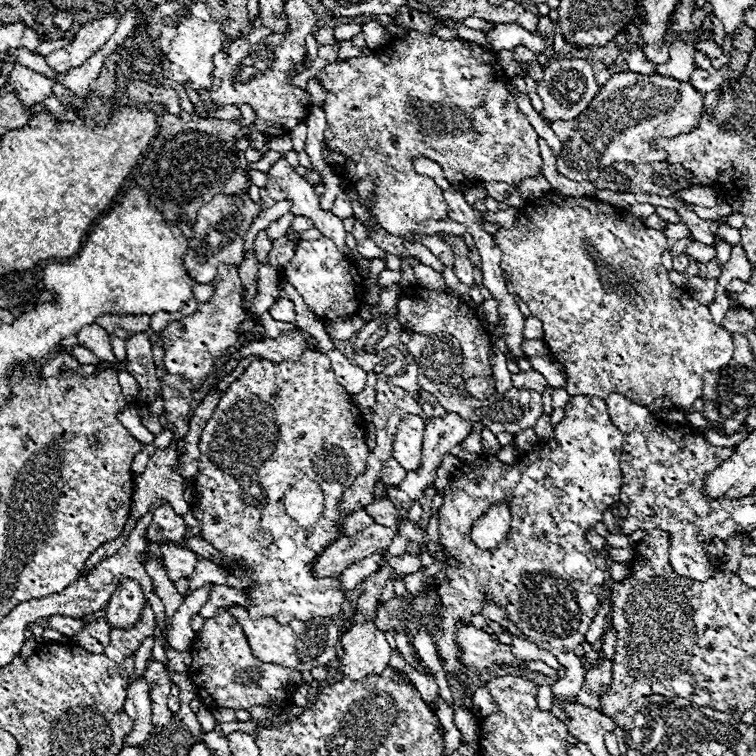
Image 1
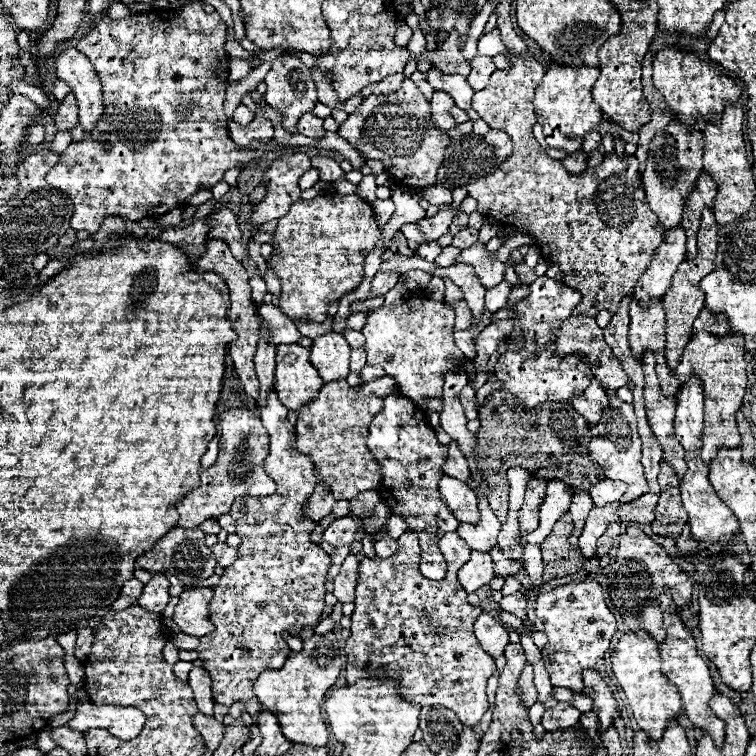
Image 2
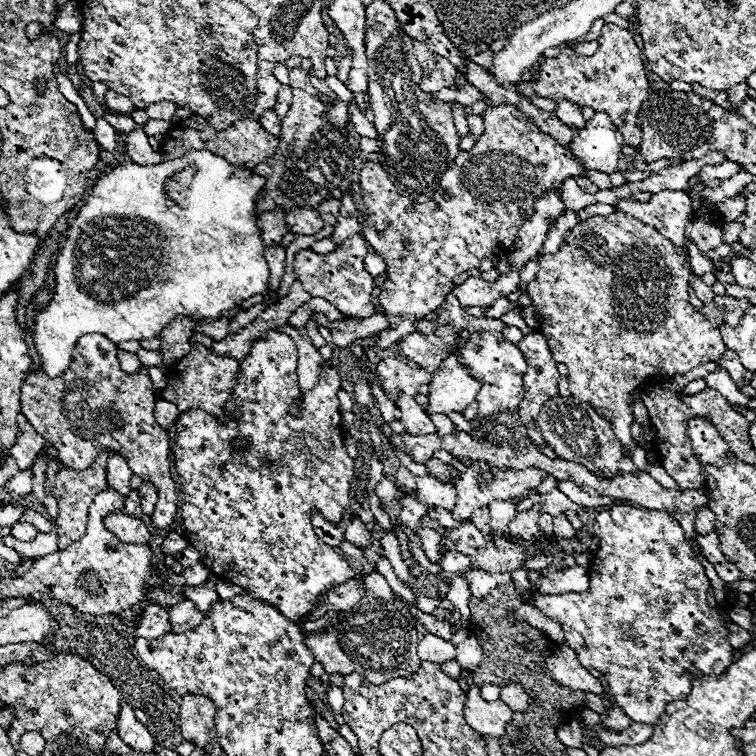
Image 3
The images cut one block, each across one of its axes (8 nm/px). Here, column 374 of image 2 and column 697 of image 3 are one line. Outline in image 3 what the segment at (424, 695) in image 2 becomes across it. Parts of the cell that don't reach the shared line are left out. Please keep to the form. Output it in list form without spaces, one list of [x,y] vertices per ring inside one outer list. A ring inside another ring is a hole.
[[[612,506],[612,508],[606,508],[602,512],[598,512],[596,520],[594,520],[594,532],[600,536],[602,544],[600,548],[594,552],[596,560],[590,562],[590,568],[588,568],[589,576],[589,589],[586,592],[566,592],[564,594],[532,594],[530,598],[530,604],[536,606],[540,612],[544,612],[550,620],[556,620],[560,626],[562,626],[562,632],[564,632],[564,644],[570,646],[580,664],[590,670],[600,670],[604,674],[604,678],[608,680],[608,696],[610,700],[614,700],[622,712],[632,718],[634,722],[640,722],[640,724],[648,724],[648,726],[654,726],[658,722],[658,718],[662,716],[664,708],[668,702],[674,702],[674,700],[684,700],[688,694],[690,694],[690,688],[692,688],[692,680],[700,678],[700,676],[708,676],[708,674],[722,674],[726,672],[726,668],[734,662],[734,648],[730,646],[730,640],[728,640],[728,628],[726,628],[726,620],[728,620],[728,614],[726,610],[720,610],[720,616],[716,614],[716,610],[710,608],[710,604],[706,602],[706,594],[710,590],[710,580],[704,572],[704,566],[700,564],[700,560],[696,558],[696,554],[692,552],[686,536],[684,536],[684,530],[682,526],[666,512],[666,510],[646,510],[646,508],[634,508],[634,506]]]

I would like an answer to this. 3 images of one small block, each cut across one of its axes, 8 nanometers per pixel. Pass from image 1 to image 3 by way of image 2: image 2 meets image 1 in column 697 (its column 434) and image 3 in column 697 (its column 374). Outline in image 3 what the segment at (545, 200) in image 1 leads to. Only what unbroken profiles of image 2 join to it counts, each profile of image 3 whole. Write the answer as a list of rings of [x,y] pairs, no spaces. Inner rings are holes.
[[[616,210],[614,214],[608,216],[590,216],[588,220],[578,222],[572,230],[566,232],[564,242],[560,244],[560,250],[556,254],[544,254],[540,260],[540,268],[536,278],[526,286],[526,294],[532,300],[532,306],[540,312],[540,316],[544,318],[544,322],[540,324],[540,332],[548,338],[548,346],[550,346],[550,354],[556,362],[562,362],[568,366],[568,382],[570,382],[570,390],[572,396],[590,404],[602,418],[606,418],[612,428],[614,434],[618,436],[618,440],[624,446],[632,446],[632,434],[630,434],[630,426],[632,426],[632,398],[630,394],[634,390],[642,390],[650,380],[670,380],[676,374],[686,374],[690,372],[694,366],[706,364],[706,362],[718,362],[720,356],[726,352],[726,346],[722,342],[720,330],[716,326],[710,324],[710,320],[700,314],[690,302],[688,302],[688,276],[690,276],[690,264],[688,260],[680,254],[680,250],[668,242],[668,238],[662,238],[662,234],[658,234],[652,226],[646,226],[634,218],[630,218],[628,214],[622,214],[620,210]]]

